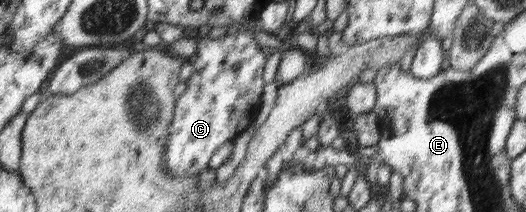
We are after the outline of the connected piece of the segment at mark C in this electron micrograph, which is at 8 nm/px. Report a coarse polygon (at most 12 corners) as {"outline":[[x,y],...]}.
{"outline":[[248,26],[196,40],[163,161],[196,176],[258,113],[266,55]]}

